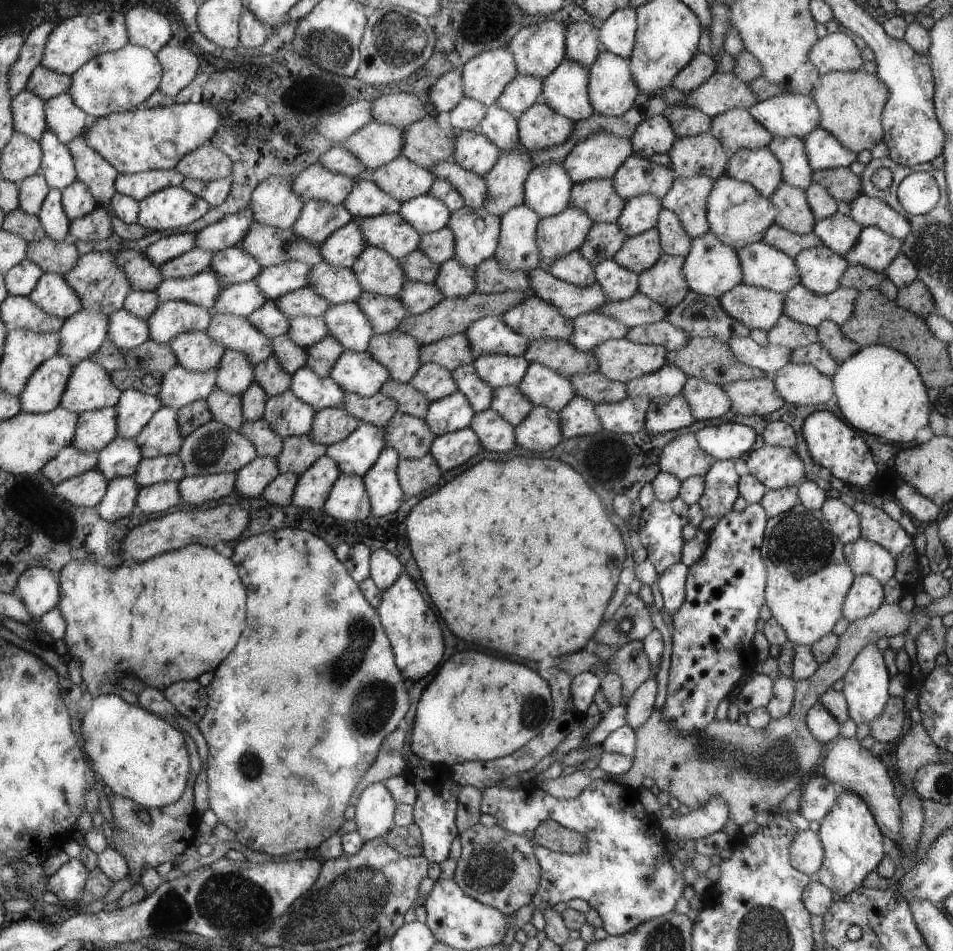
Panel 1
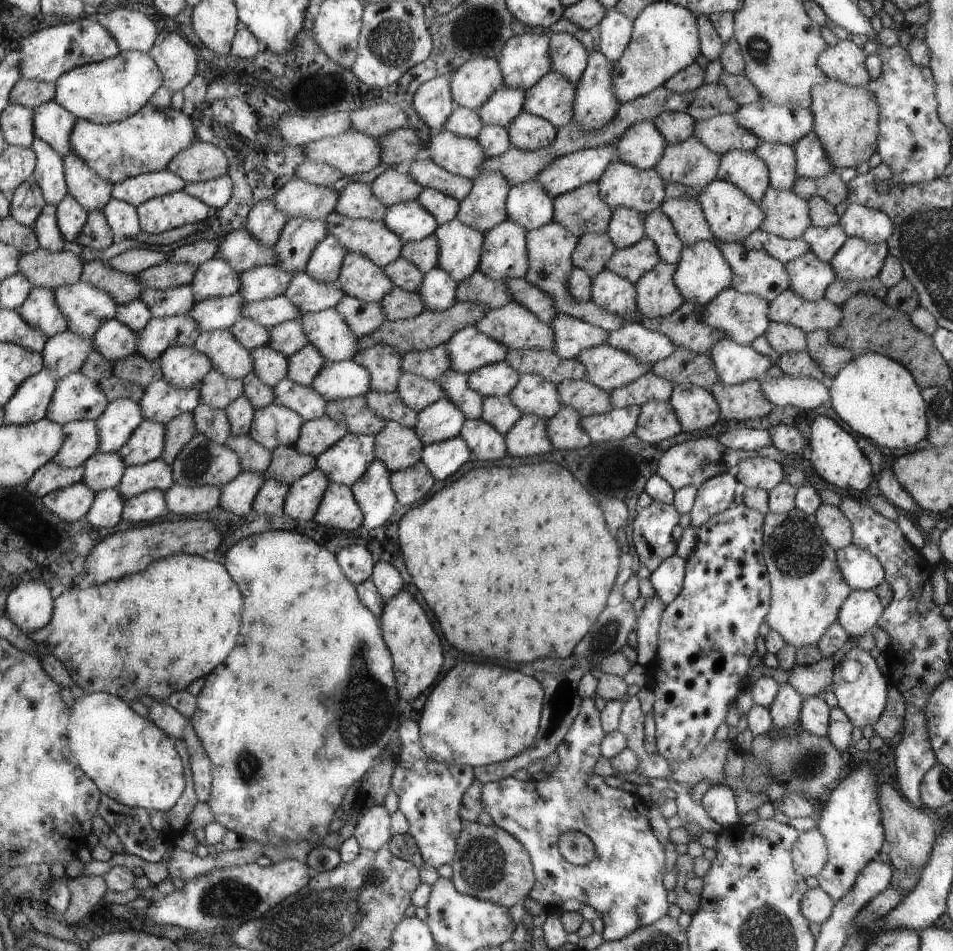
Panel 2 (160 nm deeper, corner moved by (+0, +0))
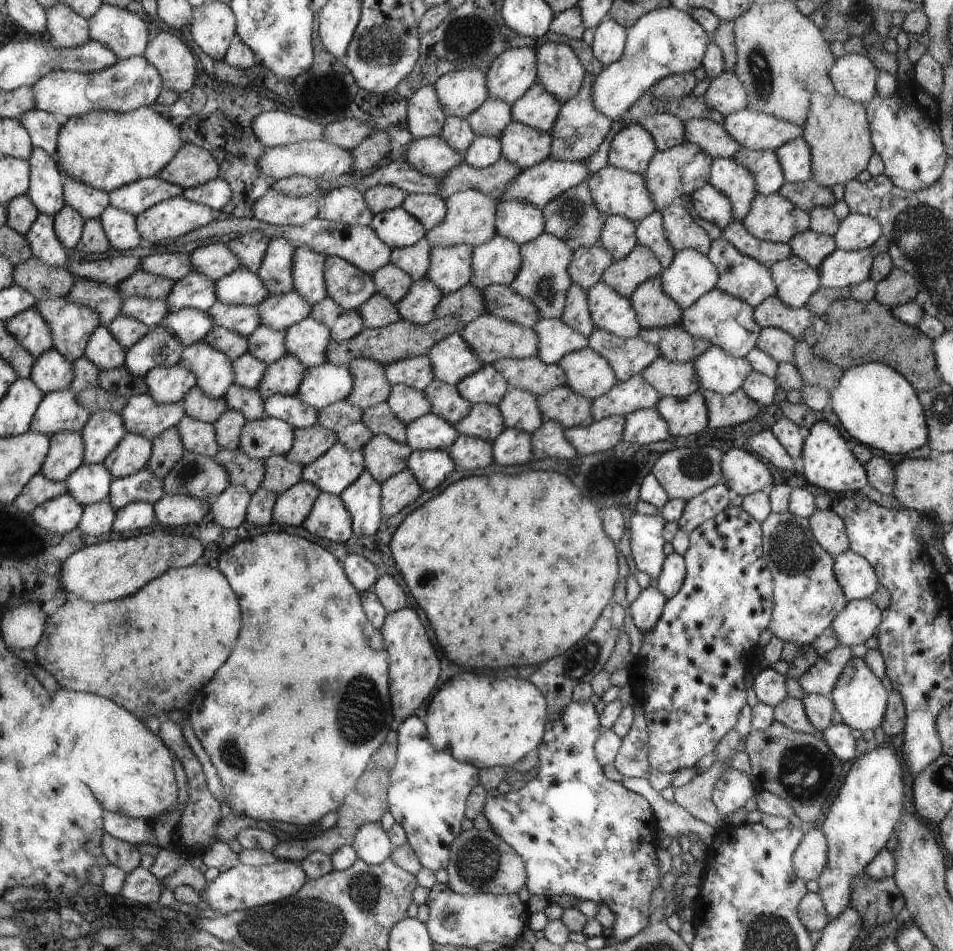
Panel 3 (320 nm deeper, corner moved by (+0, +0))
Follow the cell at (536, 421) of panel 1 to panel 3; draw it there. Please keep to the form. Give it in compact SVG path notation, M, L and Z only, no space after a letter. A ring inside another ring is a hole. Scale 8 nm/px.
M504 429L503 433L492 442L494 460L500 466L528 464L534 460L533 434L520 429Z

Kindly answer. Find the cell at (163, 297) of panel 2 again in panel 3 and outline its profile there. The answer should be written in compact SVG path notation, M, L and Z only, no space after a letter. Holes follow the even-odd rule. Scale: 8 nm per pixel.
M126 297L120 315L138 319L142 324L151 328L160 324L160 321L171 310L164 300L152 300L146 297Z

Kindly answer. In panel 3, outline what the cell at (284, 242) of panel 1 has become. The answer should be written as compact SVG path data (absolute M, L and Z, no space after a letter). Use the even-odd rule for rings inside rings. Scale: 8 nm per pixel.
M212 242L207 246L198 247L188 256L191 272L204 275L214 282L238 271L241 267L239 258L228 244Z

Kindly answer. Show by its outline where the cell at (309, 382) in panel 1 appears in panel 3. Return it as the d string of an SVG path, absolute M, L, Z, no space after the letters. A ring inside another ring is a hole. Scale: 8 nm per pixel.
M281 394L267 397L263 409L266 417L287 422L295 430L307 429L318 424L318 410L304 404L298 397Z

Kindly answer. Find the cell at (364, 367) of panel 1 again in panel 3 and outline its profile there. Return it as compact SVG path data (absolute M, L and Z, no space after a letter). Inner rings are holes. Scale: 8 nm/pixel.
M324 362L307 368L299 391L294 396L316 410L322 410L336 401L346 399L353 388L354 376L347 367Z

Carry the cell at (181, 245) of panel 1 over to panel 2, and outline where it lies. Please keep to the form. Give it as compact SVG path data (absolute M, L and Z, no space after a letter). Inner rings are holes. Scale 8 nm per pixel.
M140 247L114 256L106 262L118 272L138 278L147 268L158 266L169 258L170 255L166 255L160 250L155 251Z

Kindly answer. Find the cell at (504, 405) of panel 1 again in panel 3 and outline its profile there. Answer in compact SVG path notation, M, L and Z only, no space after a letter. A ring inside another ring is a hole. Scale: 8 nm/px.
M480 403L472 405L460 422L452 425L460 435L476 437L492 443L506 429L498 407Z

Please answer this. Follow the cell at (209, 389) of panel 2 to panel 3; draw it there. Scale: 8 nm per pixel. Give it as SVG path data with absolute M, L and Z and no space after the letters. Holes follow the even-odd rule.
M196 386L191 388L190 393L182 400L182 404L187 417L210 424L216 422L228 408L223 398L210 398Z

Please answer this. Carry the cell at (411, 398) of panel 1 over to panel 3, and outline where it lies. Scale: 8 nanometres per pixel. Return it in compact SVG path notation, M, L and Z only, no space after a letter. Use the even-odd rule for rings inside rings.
M386 401L365 410L361 419L373 435L384 435L400 444L406 443L406 425L392 414Z

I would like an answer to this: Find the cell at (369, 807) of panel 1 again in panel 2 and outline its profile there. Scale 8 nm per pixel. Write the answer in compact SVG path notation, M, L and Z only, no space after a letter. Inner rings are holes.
M384 806L357 808L360 811L358 826L353 836L360 848L376 852L390 842L390 816Z

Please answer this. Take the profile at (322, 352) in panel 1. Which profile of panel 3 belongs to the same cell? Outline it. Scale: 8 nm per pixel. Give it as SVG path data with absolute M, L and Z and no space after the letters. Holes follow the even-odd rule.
M284 355L267 366L266 375L262 377L256 390L264 400L277 394L295 395L306 372L306 365L298 357Z

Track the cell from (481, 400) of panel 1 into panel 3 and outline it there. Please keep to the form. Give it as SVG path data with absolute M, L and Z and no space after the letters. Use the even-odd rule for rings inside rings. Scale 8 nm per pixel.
M432 379L423 390L430 398L431 412L451 425L460 422L468 414L471 402L460 396L455 386Z

